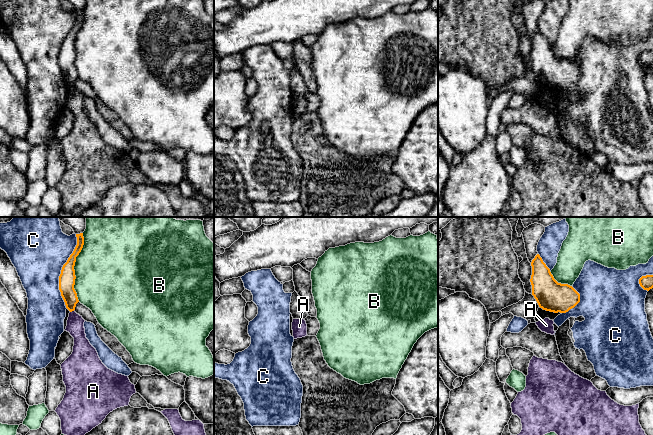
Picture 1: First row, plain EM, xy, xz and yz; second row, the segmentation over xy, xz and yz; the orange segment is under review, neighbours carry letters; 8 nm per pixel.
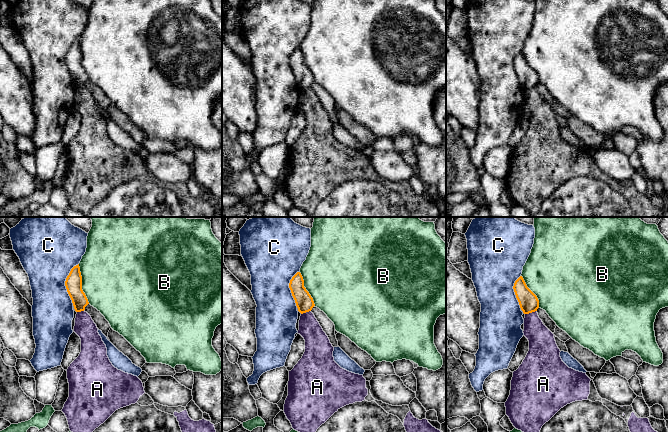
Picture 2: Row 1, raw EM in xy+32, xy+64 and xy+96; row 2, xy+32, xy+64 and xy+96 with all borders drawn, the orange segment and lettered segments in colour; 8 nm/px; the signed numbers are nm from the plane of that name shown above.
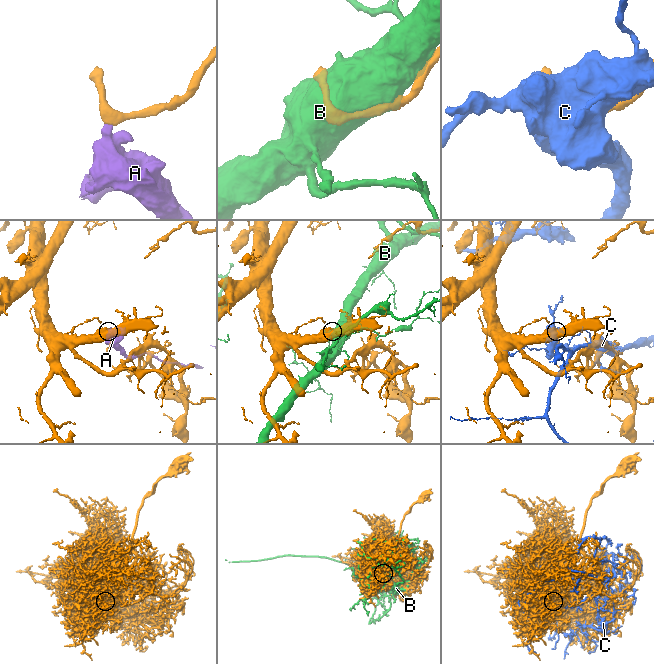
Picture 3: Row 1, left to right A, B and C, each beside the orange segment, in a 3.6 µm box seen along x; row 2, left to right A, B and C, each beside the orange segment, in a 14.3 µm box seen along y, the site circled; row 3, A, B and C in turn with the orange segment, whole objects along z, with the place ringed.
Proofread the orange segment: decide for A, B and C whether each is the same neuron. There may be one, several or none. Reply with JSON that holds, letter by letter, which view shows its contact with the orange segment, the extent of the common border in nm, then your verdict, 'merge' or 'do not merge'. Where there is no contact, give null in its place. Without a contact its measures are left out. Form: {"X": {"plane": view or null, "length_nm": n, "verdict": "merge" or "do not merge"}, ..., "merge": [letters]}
{"A": {"plane": "xy", "length_nm": 40, "verdict": "do not merge"}, "B": {"plane": "xy", "length_nm": 550, "verdict": "do not merge"}, "C": {"plane": "xy", "length_nm": 600, "verdict": "do not merge"}, "merge": []}

